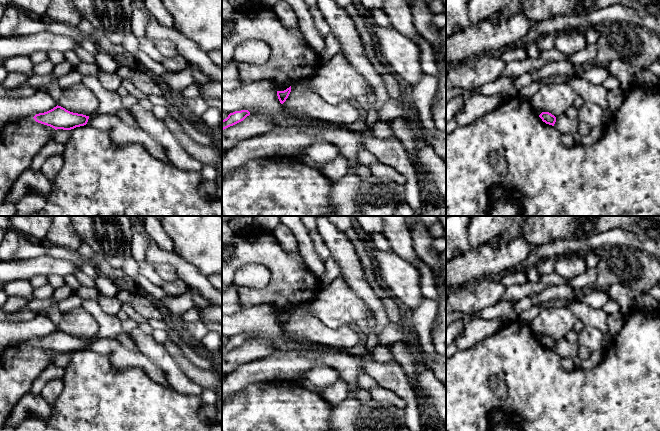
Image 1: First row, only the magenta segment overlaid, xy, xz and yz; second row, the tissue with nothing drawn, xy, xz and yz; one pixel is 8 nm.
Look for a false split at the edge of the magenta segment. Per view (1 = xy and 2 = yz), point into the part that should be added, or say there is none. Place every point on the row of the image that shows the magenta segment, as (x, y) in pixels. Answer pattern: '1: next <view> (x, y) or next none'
1: next none
2: next none

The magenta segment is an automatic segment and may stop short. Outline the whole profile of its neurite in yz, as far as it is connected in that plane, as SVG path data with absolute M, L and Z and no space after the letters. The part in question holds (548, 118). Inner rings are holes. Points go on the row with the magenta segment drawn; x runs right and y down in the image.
M542 112L539 117L542 119L543 122L552 126L554 126L556 122L556 117L549 112Z

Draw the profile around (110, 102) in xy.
M84 76L82 83L98 99L99 105L94 115L116 114L123 109L130 112L137 126L162 146L172 165L185 171L201 172L204 165L187 153L165 122L158 119L151 110L144 109L139 104L131 108L125 107L118 92L104 88L97 76Z

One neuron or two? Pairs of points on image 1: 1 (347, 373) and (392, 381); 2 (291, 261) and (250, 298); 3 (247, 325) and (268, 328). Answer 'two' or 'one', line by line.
1: two
2: one
3: one

